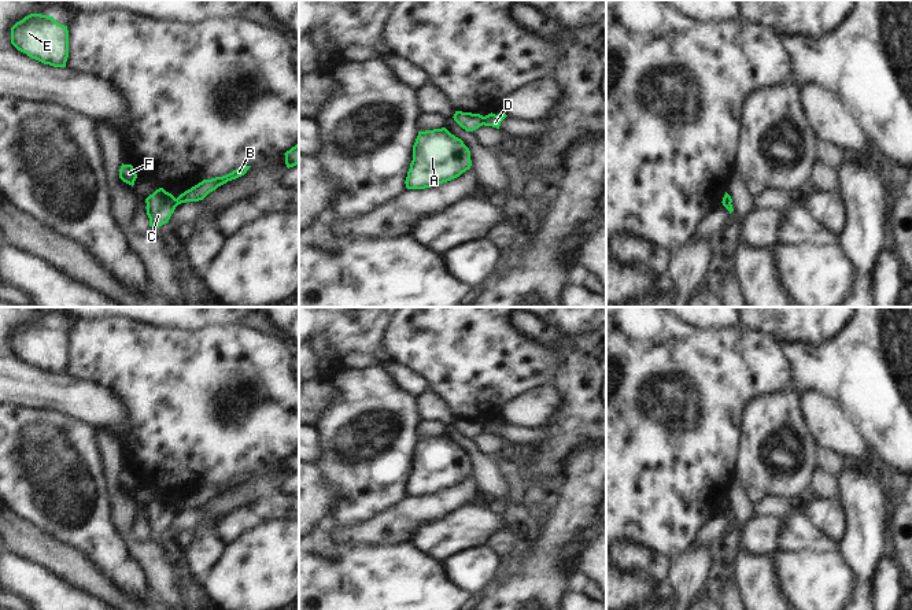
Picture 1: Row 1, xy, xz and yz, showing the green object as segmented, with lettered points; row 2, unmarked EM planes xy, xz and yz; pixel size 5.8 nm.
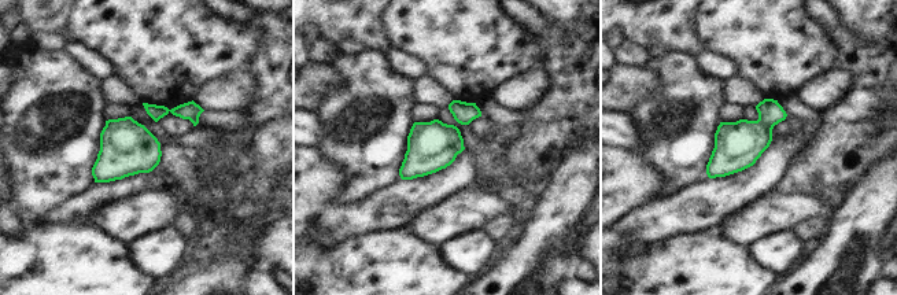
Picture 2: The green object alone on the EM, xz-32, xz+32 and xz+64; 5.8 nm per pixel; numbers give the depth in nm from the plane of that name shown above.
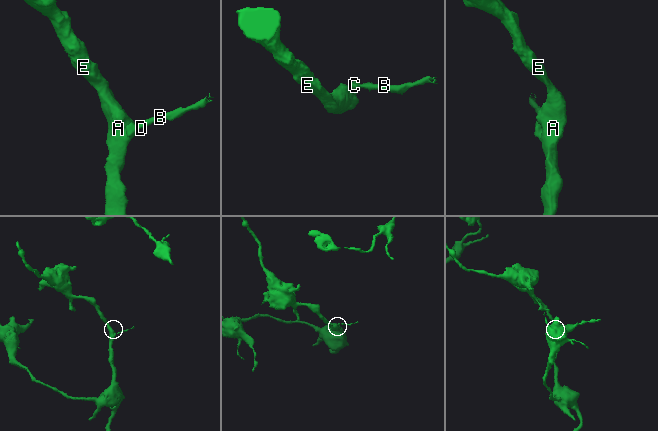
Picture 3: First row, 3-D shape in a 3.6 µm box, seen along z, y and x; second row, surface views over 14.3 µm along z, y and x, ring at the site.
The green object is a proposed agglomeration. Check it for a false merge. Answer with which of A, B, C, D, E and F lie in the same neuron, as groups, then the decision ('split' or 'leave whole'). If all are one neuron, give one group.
A C E F / B D | split

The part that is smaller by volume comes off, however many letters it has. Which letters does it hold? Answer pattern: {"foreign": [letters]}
{"foreign": ["B", "D"]}

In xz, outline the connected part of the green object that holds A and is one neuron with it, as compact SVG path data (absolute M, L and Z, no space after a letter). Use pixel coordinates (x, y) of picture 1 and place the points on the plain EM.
M446 435L418 439L406 484L407 496L425 496L459 484L472 473L470 458Z

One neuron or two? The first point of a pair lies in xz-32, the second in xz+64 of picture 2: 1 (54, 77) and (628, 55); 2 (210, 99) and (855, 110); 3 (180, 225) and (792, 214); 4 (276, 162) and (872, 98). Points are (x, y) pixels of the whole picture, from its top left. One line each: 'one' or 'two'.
1: two
2: two
3: two
4: two

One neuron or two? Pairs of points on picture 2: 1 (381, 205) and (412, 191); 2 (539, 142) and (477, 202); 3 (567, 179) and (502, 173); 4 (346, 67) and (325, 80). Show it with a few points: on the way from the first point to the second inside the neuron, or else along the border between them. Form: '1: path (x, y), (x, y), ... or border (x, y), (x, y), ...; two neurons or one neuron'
1: path (388, 205), (397, 205), (405, 198); one neuron
2: border (472, 187), (495, 194); two neurons
3: border (565, 150), (543, 185); two neurons
4: border (329, 65), (340, 76), (340, 83), (323, 100); two neurons

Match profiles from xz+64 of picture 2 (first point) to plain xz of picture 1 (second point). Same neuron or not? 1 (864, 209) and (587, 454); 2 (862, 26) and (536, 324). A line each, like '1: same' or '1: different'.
1: same
2: different

